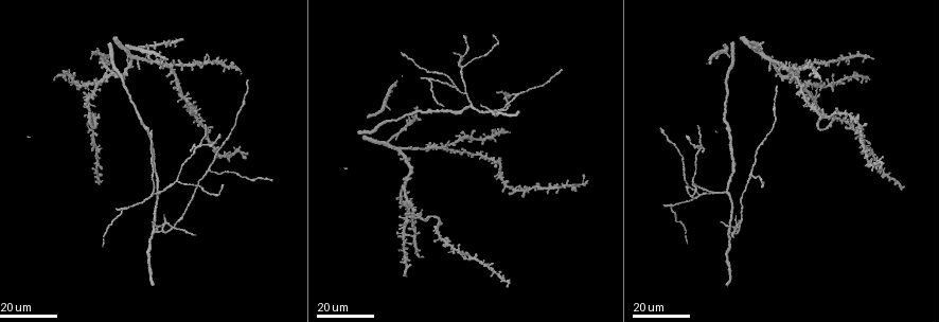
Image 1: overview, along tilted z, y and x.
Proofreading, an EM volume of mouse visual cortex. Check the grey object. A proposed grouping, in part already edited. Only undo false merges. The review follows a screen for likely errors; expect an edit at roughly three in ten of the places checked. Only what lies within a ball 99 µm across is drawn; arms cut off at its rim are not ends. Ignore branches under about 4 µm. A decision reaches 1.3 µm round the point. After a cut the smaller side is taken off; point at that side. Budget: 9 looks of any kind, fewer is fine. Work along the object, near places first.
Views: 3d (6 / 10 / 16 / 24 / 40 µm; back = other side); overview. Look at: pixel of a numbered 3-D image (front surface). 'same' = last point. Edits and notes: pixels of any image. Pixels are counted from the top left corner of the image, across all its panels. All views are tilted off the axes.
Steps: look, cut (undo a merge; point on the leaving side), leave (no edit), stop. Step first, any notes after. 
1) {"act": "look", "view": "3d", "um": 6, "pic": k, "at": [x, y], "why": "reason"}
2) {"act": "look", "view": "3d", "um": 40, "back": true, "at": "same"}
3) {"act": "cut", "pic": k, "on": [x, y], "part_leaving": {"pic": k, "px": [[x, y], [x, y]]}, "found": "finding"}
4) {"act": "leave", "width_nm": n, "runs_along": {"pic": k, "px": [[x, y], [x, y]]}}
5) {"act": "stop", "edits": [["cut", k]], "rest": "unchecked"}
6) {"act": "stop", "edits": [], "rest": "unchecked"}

{"act": "look", "view": "3d", "um": 24, "pic": 1, "at": [161, 224], "why": "looks like a crossing"}

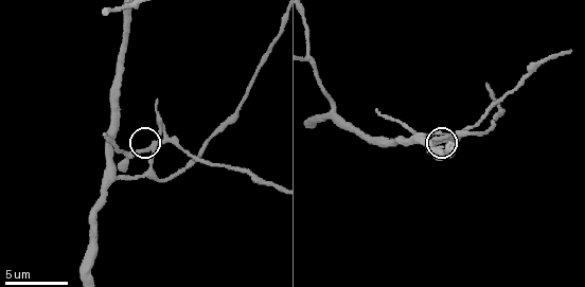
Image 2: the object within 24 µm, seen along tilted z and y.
{"act": "look", "view": "3d", "um": 6, "pic": 2, "at": [155, 149]}

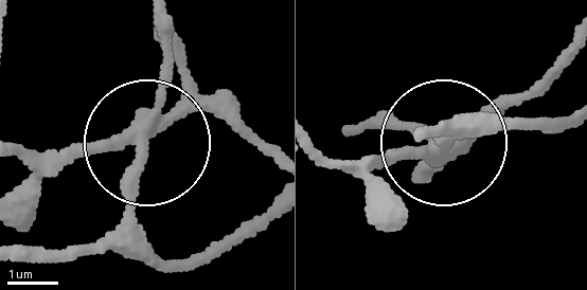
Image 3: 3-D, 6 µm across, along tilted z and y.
{"act": "cut", "pic": 3, "on": [82, 156], "side_arm_um": 14, "part_leaving": {"pic": 3, "px": [[147, 132], [213, 111], [264, 145]]}, "found": "a second neuron is stuck on"}

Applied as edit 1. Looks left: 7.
{"act": "look", "view": "overview"}

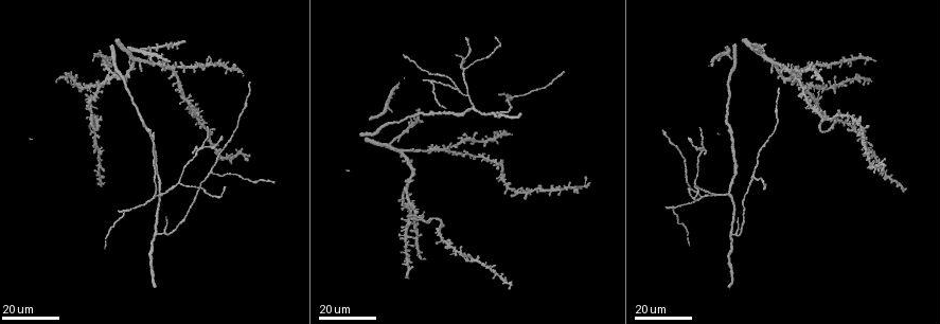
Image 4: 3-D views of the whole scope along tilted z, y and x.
{"act": "look", "view": "3d", "um": 24, "pic": 4, "at": [161, 194], "why": "three-way junction"}

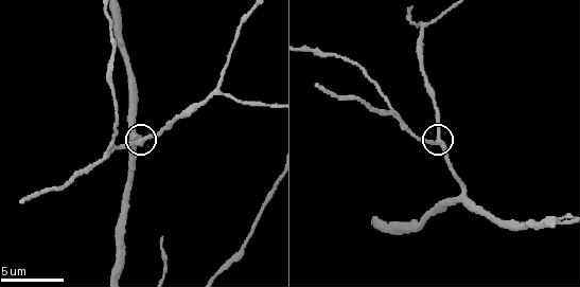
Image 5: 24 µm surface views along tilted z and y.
{"act": "look", "view": "3d", "um": 6, "pic": 5, "at": [436, 139]}

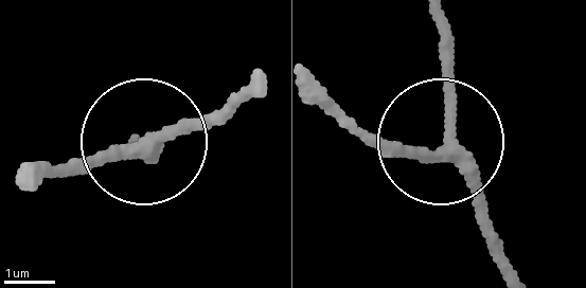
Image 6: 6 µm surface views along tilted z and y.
{"act": "leave", "runs_along": {"pic": 6, "px": [[499, 263], [451, 137], [443, 26]]}, "found": "one neuron here"}

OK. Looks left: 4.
{"act": "look", "view": "3d", "um": 6, "pic": 5, "at": [464, 195], "why": "arms part here"}

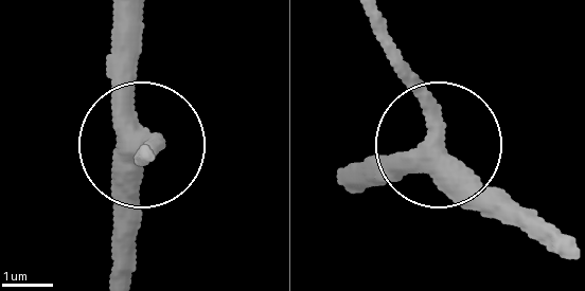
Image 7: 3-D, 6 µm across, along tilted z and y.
{"act": "leave", "side_arm_um": 48, "found": "all the same neuron"}

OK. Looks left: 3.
{"act": "look", "view": "3d", "um": 24, "pic": 4, "at": [197, 148], "why": "looks like a crossing"}

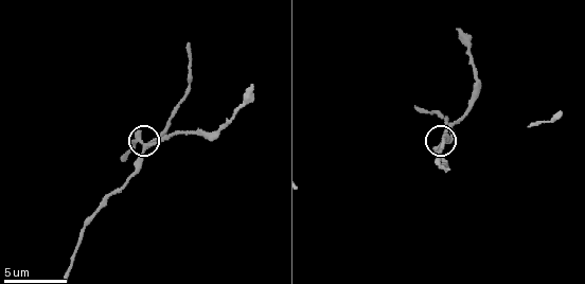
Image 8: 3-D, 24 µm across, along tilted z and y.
{"act": "look", "view": "3d", "um": 10, "pic": 8, "at": [149, 146]}

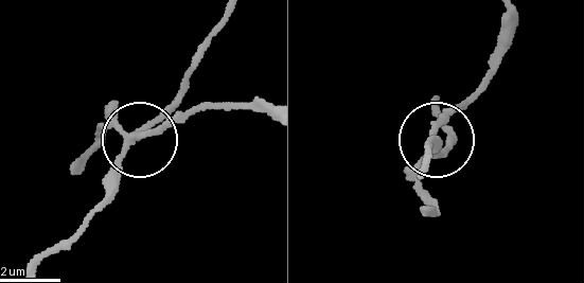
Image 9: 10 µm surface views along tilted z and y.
{"act": "cut", "pic": 9, "on": [103, 131], "arms": 4, "found": "a second neuron is stuck on"}

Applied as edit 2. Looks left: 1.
{"act": "stop", "edits": [["cut", 3], ["cut", 9]], "rest": "unchecked"}

